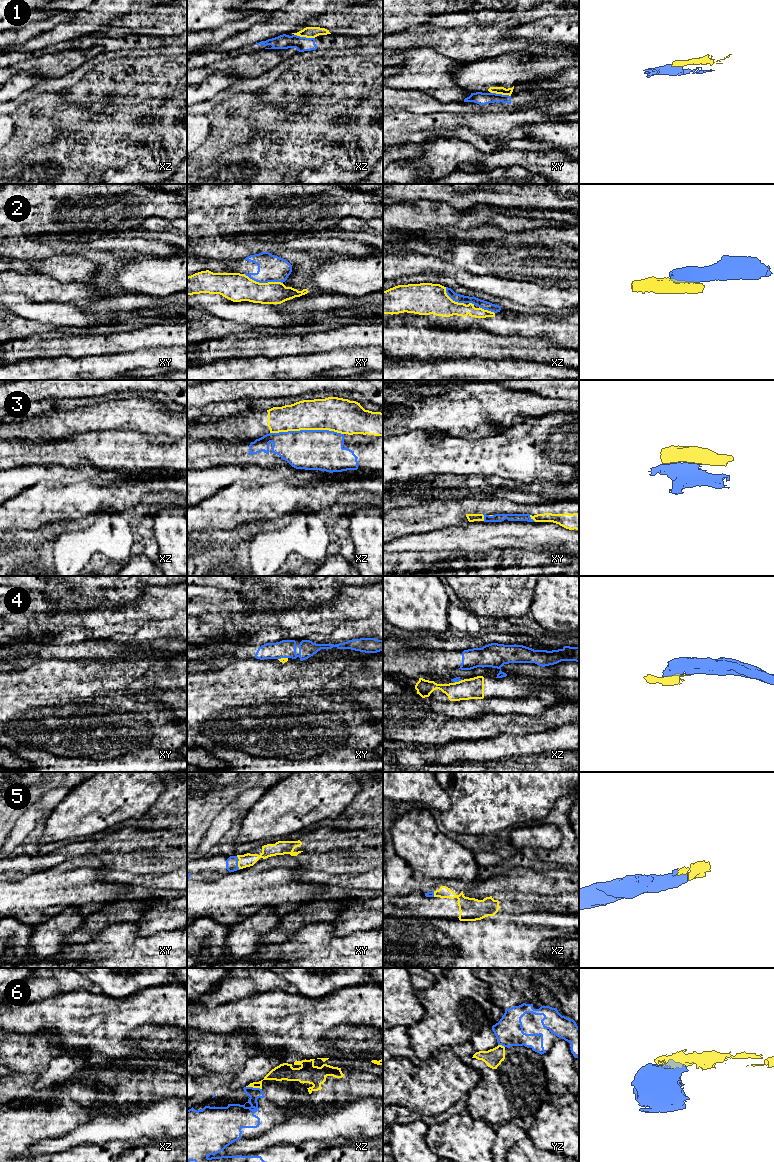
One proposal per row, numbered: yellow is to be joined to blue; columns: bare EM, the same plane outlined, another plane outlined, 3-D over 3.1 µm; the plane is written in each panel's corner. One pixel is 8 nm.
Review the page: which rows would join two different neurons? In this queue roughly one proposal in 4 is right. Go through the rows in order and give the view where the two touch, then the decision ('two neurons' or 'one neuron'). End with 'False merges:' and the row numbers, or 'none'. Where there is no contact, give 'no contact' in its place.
1: contact in xz; two neurons
2: contact in xy; two neurons
3: contact in xz; two neurons
4: contact in xy; two neurons
5: contact in xy; one neuron
6: contact in xz; two neurons
False merges: 1, 2, 3, 4, 6

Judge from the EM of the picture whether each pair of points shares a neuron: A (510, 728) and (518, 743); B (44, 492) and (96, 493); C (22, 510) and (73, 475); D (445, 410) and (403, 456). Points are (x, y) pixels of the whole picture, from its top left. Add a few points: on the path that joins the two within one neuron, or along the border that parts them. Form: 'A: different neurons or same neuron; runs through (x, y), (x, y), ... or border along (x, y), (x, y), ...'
A: different neurons; border along (504, 731), (510, 734), (537, 733)
B: same neuron; runs through (57, 494), (83, 494)
C: different neurons; border along (82, 481), (76, 484), (38, 483), (35, 485)
D: different neurons; border along (402, 433), (422, 429), (433, 442), (448, 435)

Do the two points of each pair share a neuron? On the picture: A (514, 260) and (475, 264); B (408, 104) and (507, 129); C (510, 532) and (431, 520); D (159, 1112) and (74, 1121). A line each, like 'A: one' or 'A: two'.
A: one
B: two
C: two
D: two

